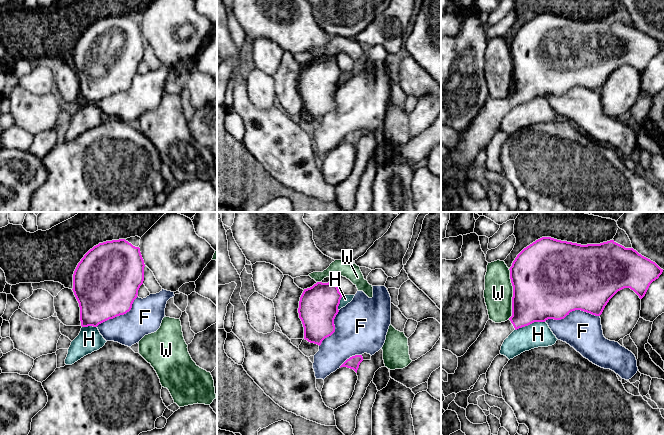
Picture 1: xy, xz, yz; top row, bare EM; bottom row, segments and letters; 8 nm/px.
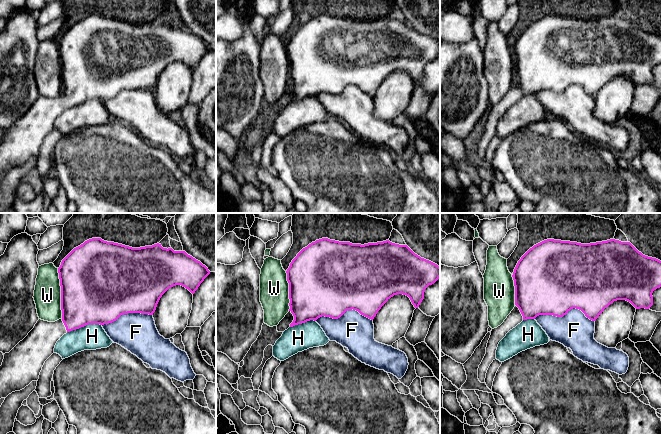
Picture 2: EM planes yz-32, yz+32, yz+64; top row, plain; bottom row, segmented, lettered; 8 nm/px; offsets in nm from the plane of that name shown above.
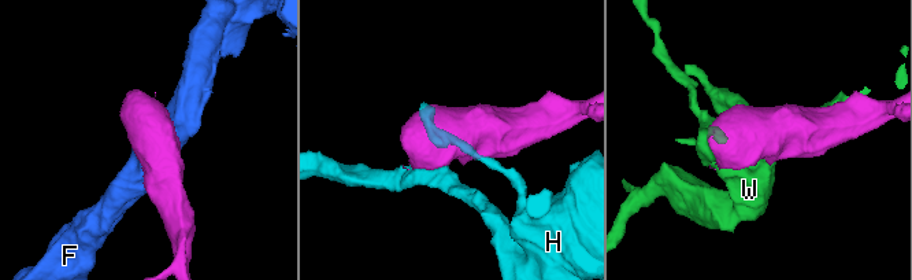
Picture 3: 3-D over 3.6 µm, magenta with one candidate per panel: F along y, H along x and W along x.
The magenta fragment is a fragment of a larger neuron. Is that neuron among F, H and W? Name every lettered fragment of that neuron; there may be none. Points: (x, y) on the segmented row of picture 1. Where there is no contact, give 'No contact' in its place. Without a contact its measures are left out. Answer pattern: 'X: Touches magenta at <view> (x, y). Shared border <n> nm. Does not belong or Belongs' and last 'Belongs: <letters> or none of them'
F: Touches magenta at yz (571, 311). Shared border 460 nm. Does not belong
H: Touches magenta at yz (529, 324). Shared border 260 nm. Does not belong
W: Touches magenta at yz (513, 294). Shared border 400 nm. Does not belong
Belongs: none of them

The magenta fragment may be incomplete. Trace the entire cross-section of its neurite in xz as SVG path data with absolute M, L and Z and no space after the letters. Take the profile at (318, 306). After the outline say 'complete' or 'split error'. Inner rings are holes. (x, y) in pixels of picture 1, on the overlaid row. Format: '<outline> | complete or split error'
M331 277L304 289L298 313L304 327L305 340L320 346L325 338L335 332L334 319L339 312L341 298L336 281Z | split error

